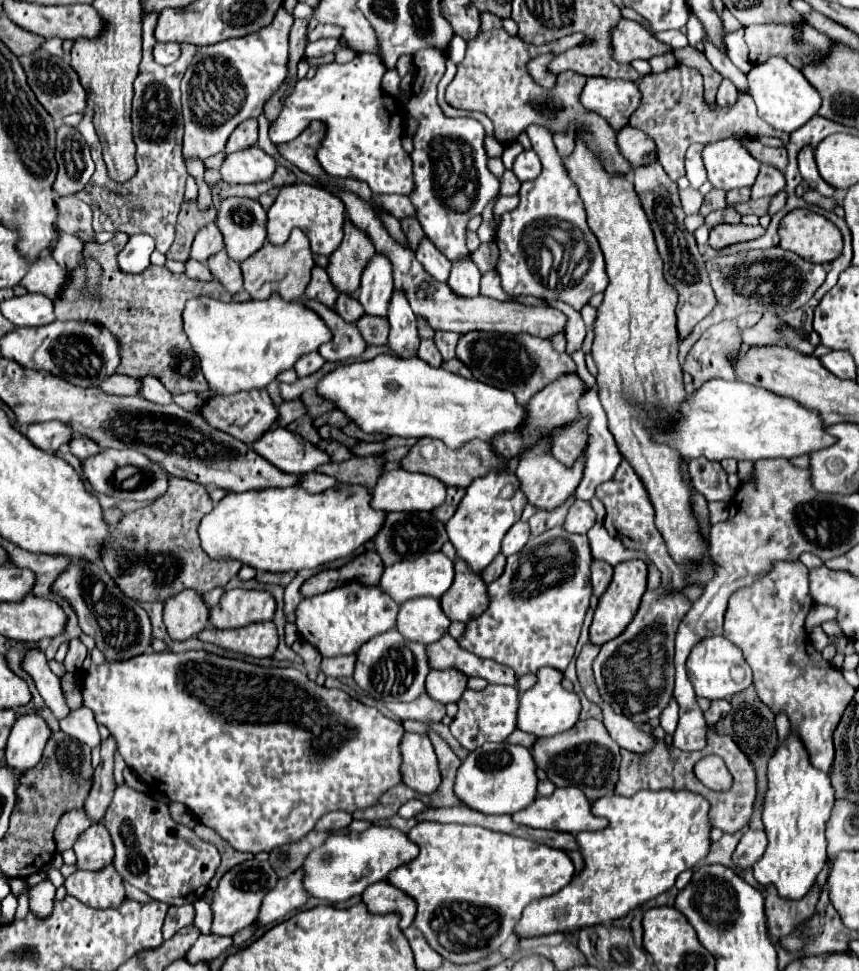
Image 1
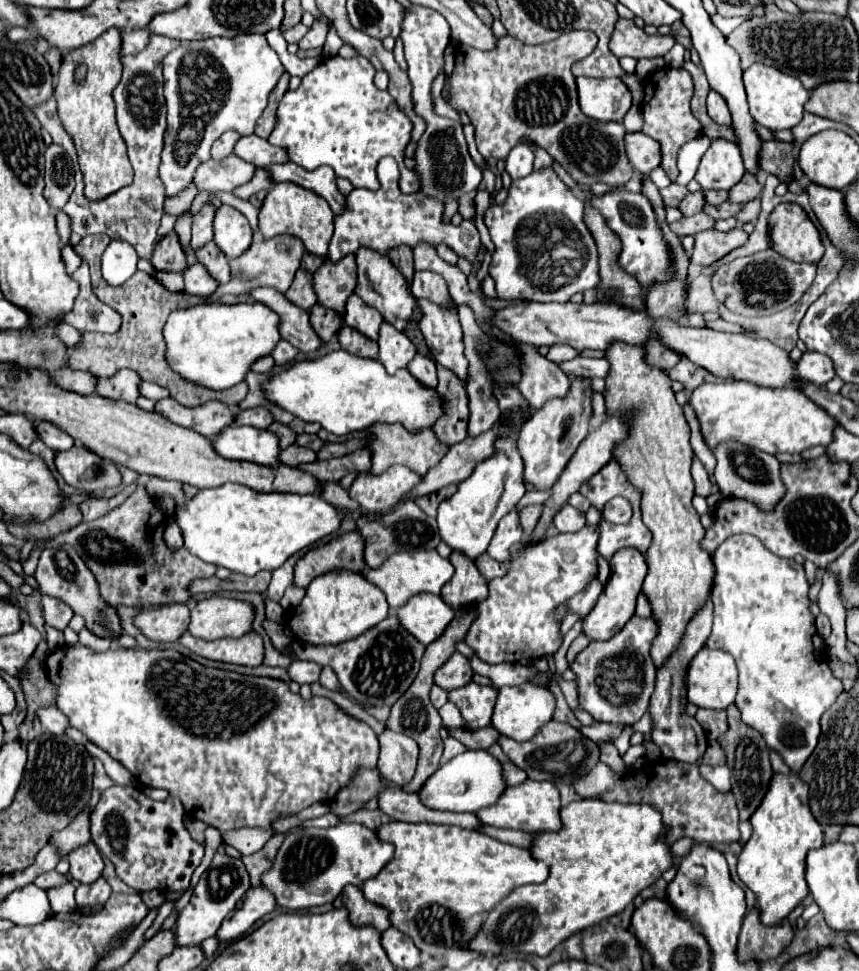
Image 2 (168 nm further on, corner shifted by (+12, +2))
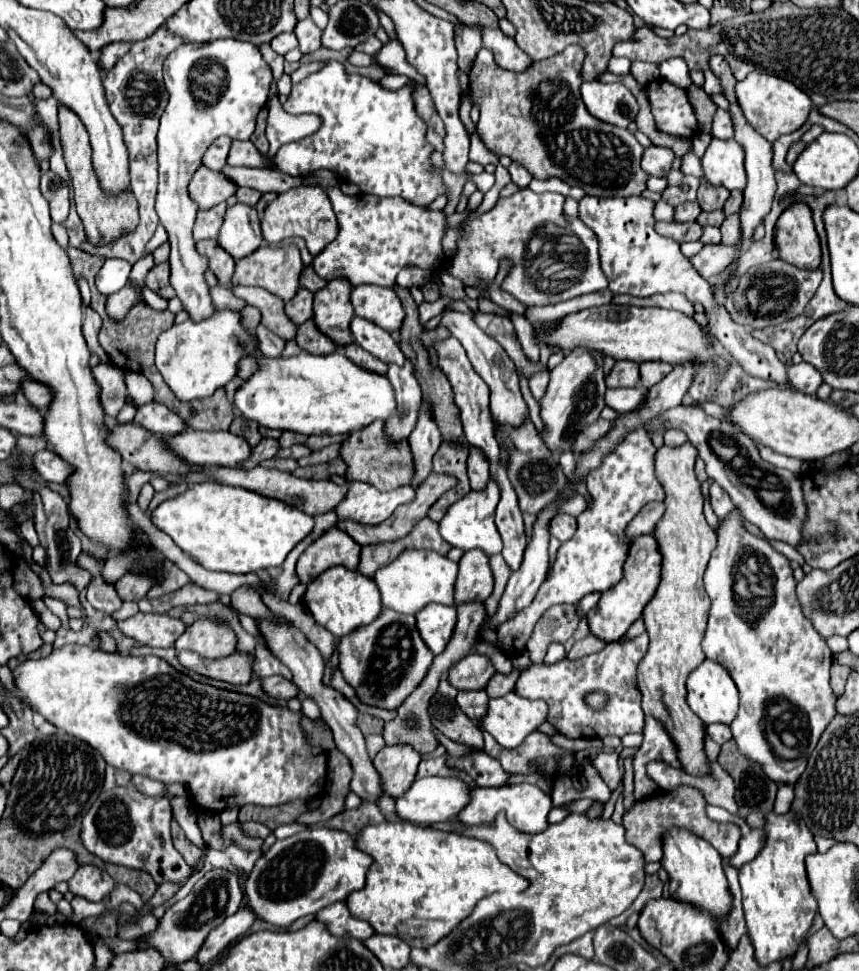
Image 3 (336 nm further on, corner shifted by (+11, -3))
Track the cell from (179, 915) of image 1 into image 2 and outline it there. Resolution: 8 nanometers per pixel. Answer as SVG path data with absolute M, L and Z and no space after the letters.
M166 900L166 902L158 908L158 916L154 918L154 924L146 930L146 938L152 938L152 936L162 928L162 922L164 922L164 920L172 914L172 910L174 910L174 904L176 904L174 900Z

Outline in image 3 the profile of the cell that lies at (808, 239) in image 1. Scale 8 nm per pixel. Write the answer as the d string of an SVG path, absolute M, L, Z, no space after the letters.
M803 201L789 205L775 225L775 245L779 257L801 269L817 269L821 245L811 217L811 207Z

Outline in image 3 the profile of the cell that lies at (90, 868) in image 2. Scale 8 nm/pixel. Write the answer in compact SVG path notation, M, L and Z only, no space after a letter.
M93 865L79 867L77 873L67 883L73 895L85 897L87 901L103 901L117 887L115 879L111 879L103 869L93 867Z

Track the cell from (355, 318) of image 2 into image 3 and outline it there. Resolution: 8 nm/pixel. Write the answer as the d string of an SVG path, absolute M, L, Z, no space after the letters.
M355 317L351 321L351 331L353 331L355 343L365 351L369 351L371 355L375 355L377 359L381 359L383 363L395 363L395 365L405 363L405 355L401 353L399 345L393 341L393 337L385 329L361 317Z

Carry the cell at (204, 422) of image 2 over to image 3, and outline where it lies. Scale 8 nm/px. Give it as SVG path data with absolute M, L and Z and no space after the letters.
M147 403L137 407L137 415L133 417L133 423L141 425L153 435L163 435L163 437L167 435L173 437L185 429L185 423L161 403Z

